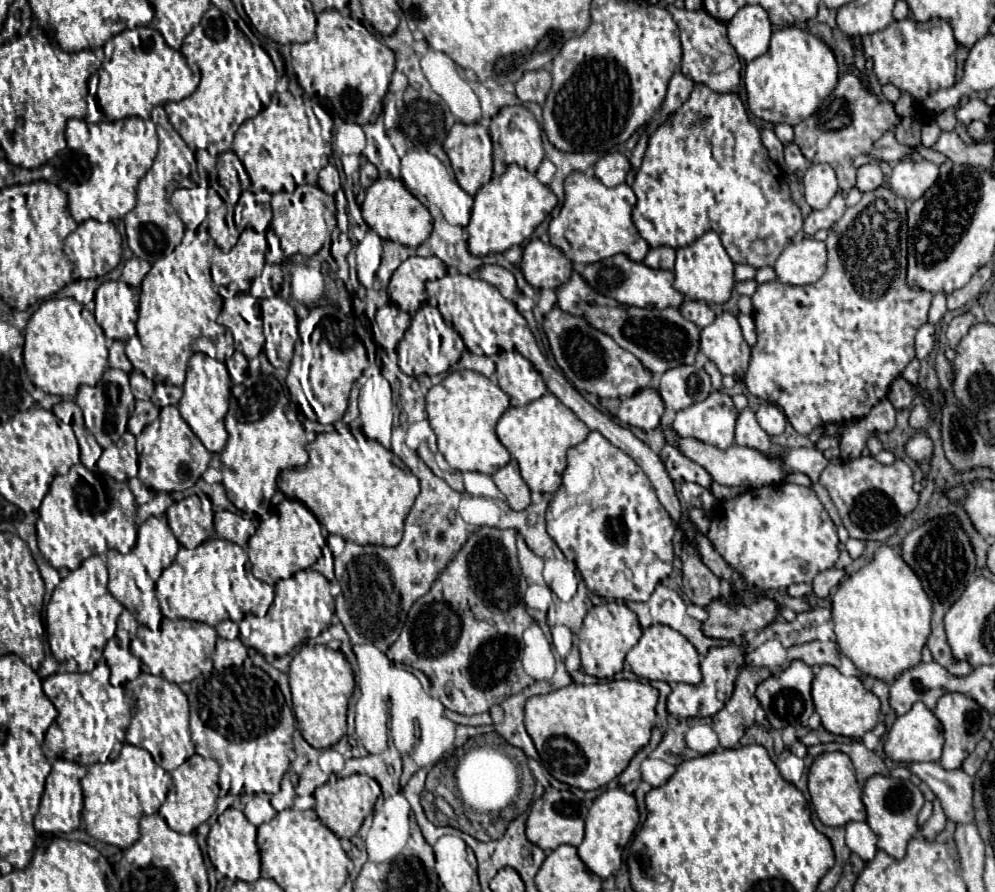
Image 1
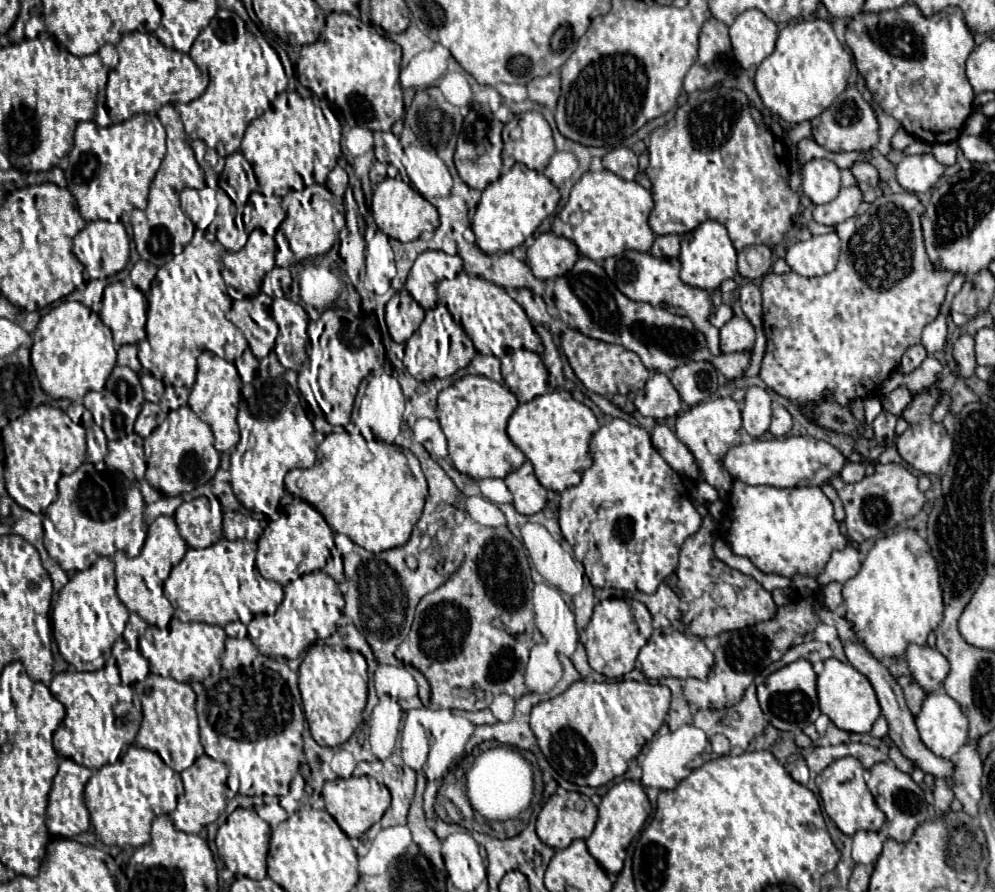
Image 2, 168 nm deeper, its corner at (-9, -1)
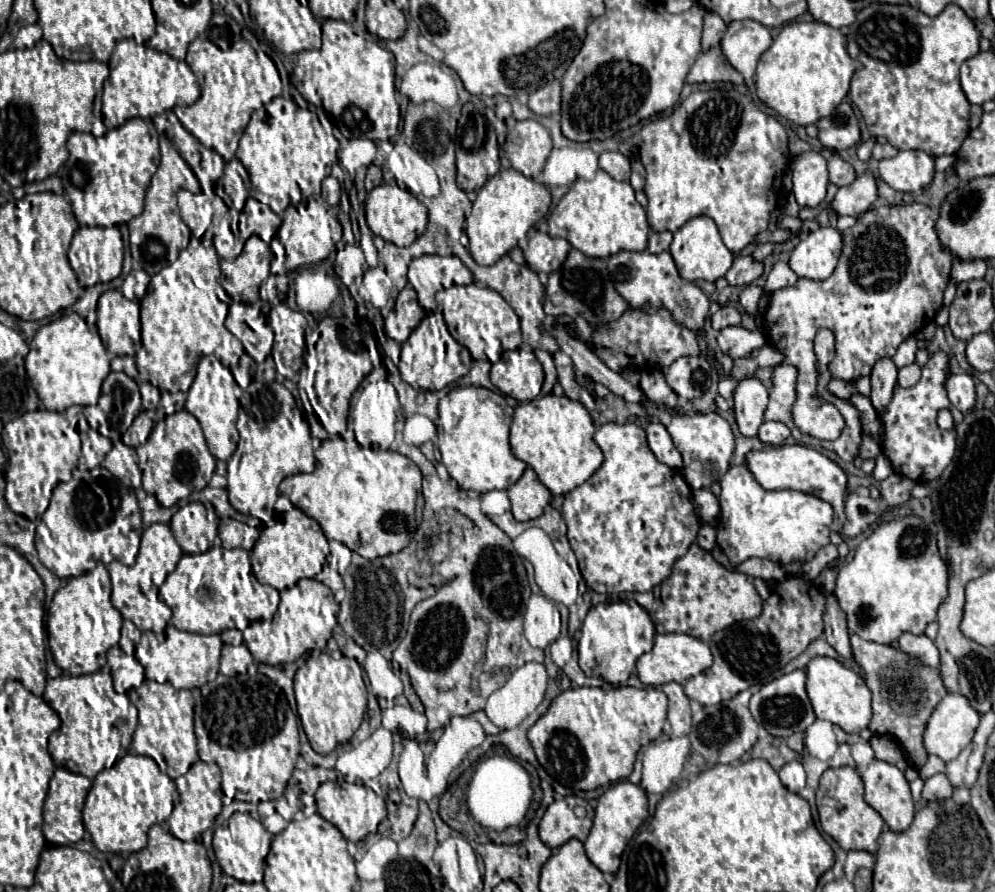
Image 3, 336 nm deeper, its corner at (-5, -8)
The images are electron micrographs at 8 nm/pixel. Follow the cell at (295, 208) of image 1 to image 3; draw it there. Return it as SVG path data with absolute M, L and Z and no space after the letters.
M310 197L304 200L304 204L288 206L284 210L282 226L280 226L276 236L278 238L274 237L270 243L271 251L274 254L270 271L272 274L284 274L287 272L286 268L288 270L296 270L300 266L316 264L316 262L328 258L335 250L336 243L342 238L342 227L336 216L335 207L328 205L322 198Z

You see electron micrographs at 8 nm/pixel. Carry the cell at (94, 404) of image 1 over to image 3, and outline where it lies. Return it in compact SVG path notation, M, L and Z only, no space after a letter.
M110 372L102 392L98 403L84 407L83 413L92 429L116 443L142 410L138 384L124 372Z

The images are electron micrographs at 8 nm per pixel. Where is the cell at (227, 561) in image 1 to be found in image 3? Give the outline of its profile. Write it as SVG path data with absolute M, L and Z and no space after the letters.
M212 546L208 552L192 556L184 554L174 572L168 574L166 582L160 586L160 594L168 608L172 610L172 624L178 630L196 632L196 634L220 634L222 630L236 628L244 631L250 622L256 620L270 620L276 612L280 595L272 586L258 584L251 567L249 552L241 549L226 549L222 546Z

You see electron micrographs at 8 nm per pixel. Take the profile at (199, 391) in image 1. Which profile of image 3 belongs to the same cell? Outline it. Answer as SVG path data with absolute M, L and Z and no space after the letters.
M204 356L198 364L196 378L188 390L185 409L200 422L204 438L208 442L210 454L218 460L228 460L238 444L238 430L236 418L240 410L240 398L243 390L239 387L232 372L220 364L214 356Z

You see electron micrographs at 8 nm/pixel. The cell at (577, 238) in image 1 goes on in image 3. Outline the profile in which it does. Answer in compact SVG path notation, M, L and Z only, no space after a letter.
M598 170L596 178L580 178L564 194L548 218L548 234L552 238L566 238L586 256L608 258L620 250L646 250L650 224L644 208L634 198L632 186L614 180L604 170Z

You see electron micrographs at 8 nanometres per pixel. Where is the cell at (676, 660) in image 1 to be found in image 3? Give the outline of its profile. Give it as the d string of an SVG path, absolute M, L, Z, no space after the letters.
M656 634L654 648L636 662L638 678L646 686L662 686L668 682L684 682L712 666L712 654L706 642L688 634Z

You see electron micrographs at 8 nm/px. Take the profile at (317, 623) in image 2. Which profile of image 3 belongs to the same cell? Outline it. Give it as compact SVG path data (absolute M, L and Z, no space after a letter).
M312 578L298 580L292 588L280 592L280 606L274 614L272 624L268 620L250 622L244 630L244 644L252 652L256 662L262 664L286 664L298 660L302 654L314 648L326 648L328 638L336 626L338 604L332 590Z

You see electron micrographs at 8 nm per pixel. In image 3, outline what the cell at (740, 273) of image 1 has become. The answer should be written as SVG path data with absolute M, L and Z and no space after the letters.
M740 254L736 256L732 268L726 272L726 280L730 286L746 286L746 284L752 284L756 278L762 276L762 262L756 262L752 260L748 254Z

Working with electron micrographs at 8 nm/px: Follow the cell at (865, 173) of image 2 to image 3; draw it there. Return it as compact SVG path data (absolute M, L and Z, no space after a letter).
M832 156L828 160L828 176L830 176L830 182L836 184L836 186L844 186L844 184L852 184L852 180L856 178L856 172L854 168L842 160L840 156Z

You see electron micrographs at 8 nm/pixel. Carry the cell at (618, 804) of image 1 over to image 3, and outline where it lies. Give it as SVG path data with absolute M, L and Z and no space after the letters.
M620 780L612 784L600 798L594 814L594 824L590 828L588 838L584 840L586 854L594 866L598 866L602 872L616 872L620 866L620 856L638 830L638 826L648 818L648 800L646 792L628 780Z

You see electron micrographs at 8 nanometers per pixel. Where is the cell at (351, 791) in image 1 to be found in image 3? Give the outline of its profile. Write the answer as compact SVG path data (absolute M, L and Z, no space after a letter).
M344 780L320 784L320 788L316 790L316 806L318 814L328 822L332 822L350 842L360 842L370 832L376 832L378 824L386 816L386 804L380 796L374 794L372 788L366 788L362 784L348 784Z

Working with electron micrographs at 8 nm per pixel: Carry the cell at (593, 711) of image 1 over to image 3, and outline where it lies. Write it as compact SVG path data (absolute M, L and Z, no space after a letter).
M570 688L552 700L548 712L528 730L528 740L542 768L562 786L596 790L632 774L636 752L660 738L666 712L668 698L658 688Z

